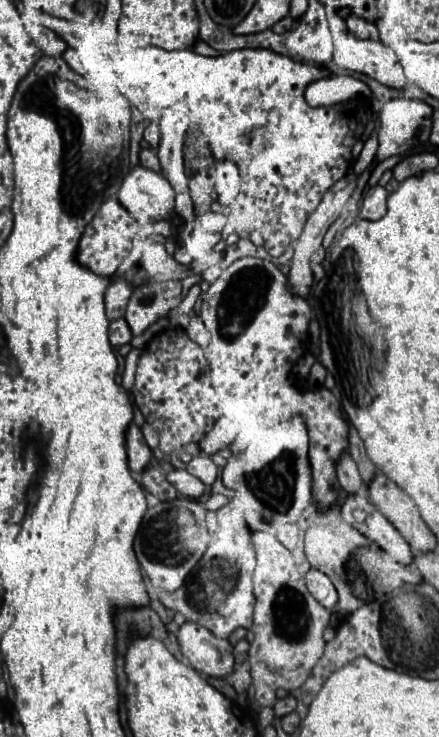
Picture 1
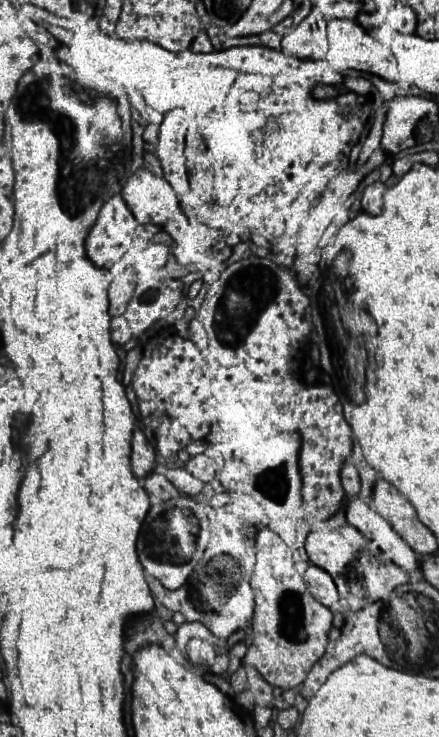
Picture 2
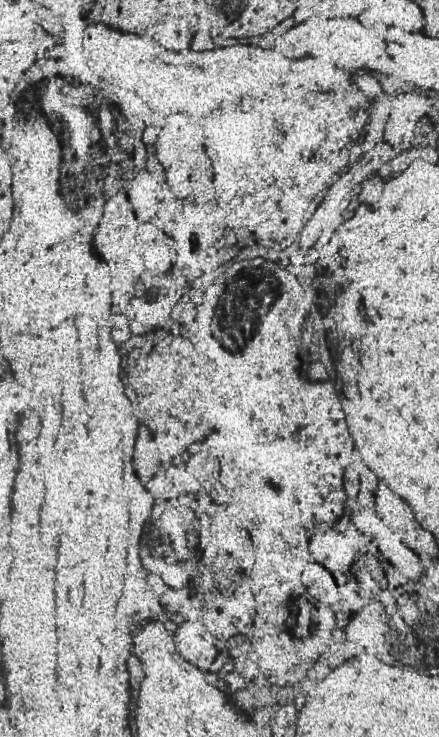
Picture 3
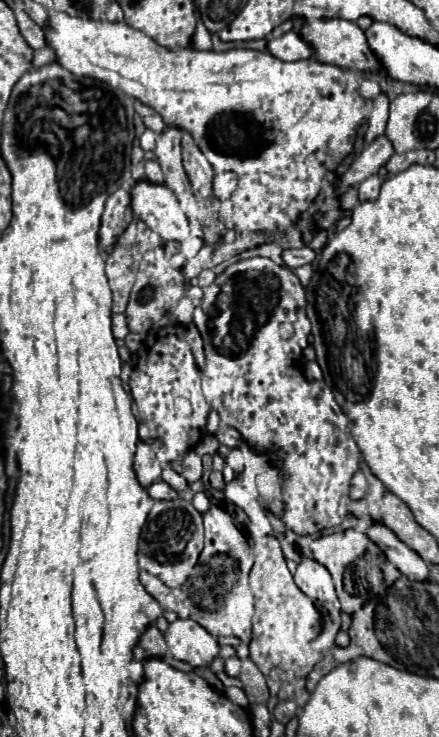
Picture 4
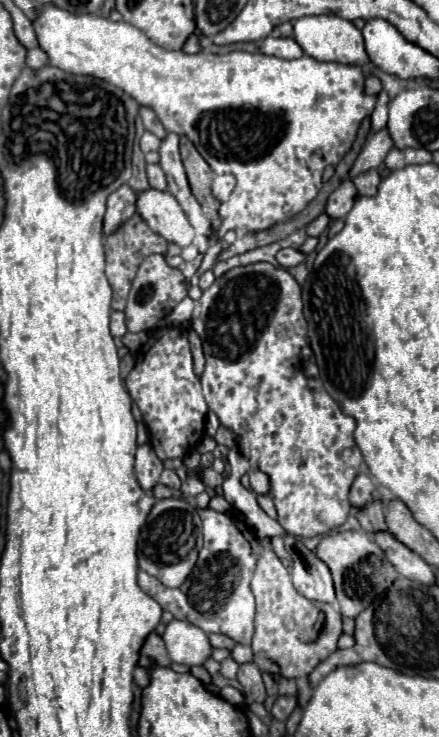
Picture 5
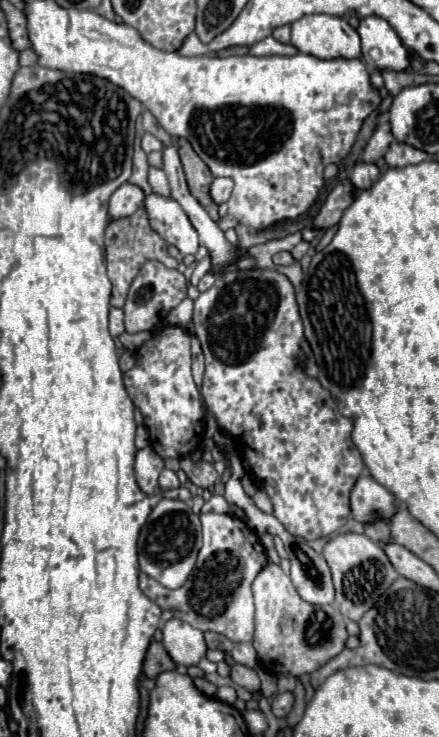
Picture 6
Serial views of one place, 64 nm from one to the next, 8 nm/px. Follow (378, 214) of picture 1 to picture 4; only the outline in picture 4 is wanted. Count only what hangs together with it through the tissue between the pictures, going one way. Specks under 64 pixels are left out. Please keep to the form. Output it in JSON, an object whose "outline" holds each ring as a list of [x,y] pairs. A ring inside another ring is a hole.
{"outline":[[[378,176],[366,178],[364,182],[360,182],[358,192],[360,192],[360,202],[376,200],[376,196],[378,196],[378,192],[380,192],[380,178],[378,178]]]}

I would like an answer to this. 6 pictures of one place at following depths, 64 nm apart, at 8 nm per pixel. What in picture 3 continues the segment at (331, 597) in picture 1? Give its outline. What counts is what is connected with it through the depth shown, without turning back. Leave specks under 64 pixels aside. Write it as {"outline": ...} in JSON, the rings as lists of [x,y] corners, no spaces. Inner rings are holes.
{"outline":[[[308,562],[302,568],[298,582],[306,588],[308,596],[314,598],[318,604],[332,606],[334,602],[338,602],[336,582],[334,582],[332,574],[324,566],[320,566],[316,562]]]}

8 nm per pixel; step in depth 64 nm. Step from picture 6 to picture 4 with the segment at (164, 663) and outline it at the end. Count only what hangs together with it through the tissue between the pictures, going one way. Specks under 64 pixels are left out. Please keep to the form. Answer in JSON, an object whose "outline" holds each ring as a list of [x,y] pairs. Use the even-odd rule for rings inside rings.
{"outline":[[[152,626],[152,628],[146,628],[144,636],[140,636],[134,648],[134,660],[144,662],[152,658],[164,658],[166,652],[168,652],[168,646],[166,646],[164,634],[156,626]]]}

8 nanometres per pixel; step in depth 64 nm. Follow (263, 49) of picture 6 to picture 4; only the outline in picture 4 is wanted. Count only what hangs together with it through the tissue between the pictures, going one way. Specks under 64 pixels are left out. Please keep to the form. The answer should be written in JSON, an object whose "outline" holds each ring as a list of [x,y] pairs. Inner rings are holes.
{"outline":[[[296,30],[286,32],[280,38],[270,38],[266,42],[266,50],[280,60],[304,60],[304,58],[312,56],[308,44],[304,44],[304,40],[300,40],[300,34]]]}

